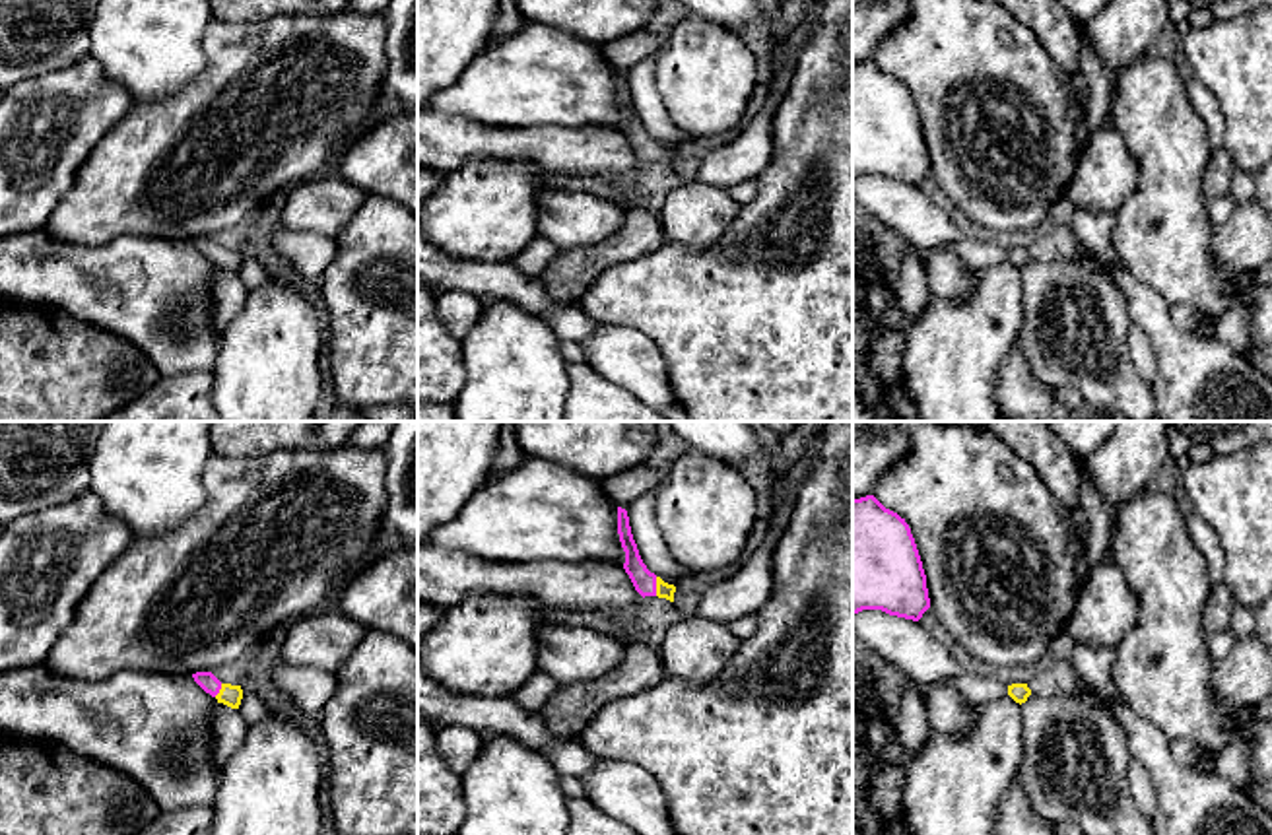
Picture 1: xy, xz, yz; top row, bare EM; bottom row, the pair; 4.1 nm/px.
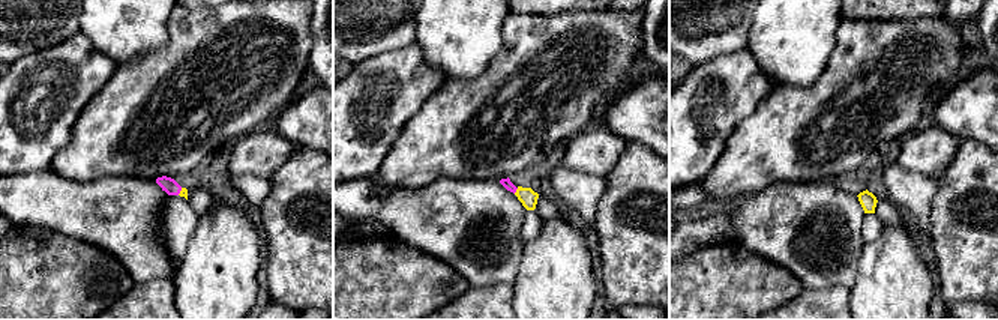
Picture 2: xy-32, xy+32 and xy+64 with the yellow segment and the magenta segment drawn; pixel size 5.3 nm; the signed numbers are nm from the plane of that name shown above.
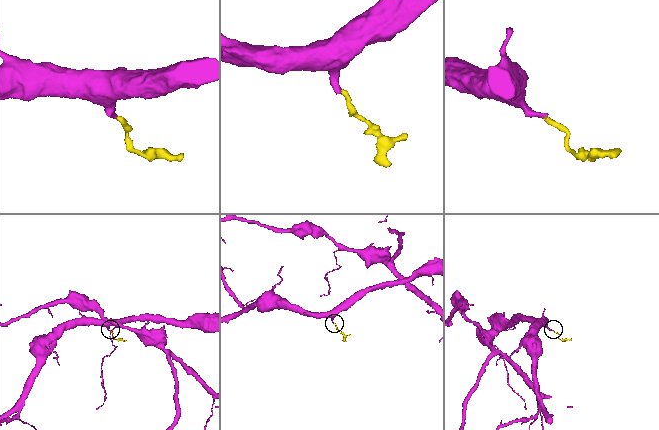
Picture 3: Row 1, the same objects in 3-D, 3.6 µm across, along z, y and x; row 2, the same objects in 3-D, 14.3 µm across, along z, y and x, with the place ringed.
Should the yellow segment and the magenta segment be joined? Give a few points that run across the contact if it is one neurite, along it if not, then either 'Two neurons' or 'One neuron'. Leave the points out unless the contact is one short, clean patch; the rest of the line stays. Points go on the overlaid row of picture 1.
Two neurons

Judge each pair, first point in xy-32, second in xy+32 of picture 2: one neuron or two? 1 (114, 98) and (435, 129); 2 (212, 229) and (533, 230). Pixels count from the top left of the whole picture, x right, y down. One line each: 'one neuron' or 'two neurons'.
1: one neuron
2: two neurons

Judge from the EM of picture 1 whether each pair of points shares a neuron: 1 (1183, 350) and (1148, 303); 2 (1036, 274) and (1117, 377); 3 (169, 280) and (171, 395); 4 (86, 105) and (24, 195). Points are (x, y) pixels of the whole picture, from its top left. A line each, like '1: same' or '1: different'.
1: same
2: same
3: different
4: same

